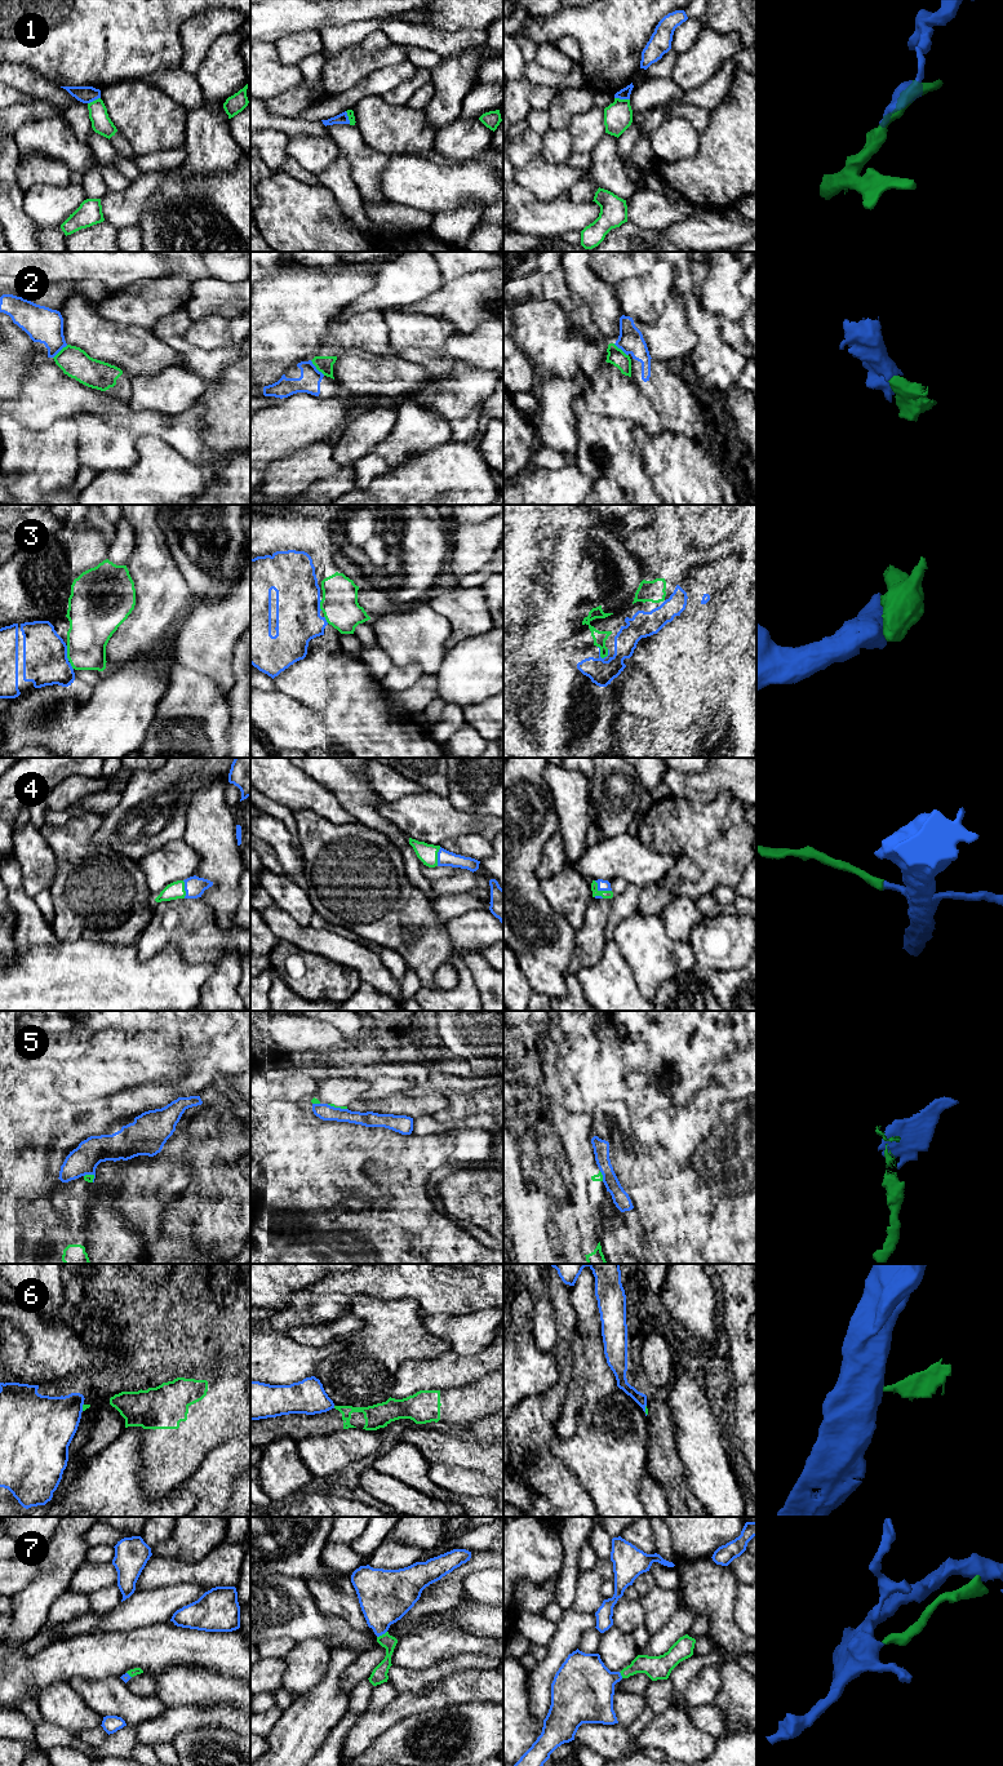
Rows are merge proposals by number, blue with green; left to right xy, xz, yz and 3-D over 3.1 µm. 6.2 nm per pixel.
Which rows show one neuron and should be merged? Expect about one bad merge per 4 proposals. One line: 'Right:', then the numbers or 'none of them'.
Right: 3, 4, 7

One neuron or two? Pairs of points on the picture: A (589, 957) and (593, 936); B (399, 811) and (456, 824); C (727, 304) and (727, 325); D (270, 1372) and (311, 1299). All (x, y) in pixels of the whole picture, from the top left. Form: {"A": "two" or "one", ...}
{"A": "one", "B": "one", "C": "two", "D": "two"}

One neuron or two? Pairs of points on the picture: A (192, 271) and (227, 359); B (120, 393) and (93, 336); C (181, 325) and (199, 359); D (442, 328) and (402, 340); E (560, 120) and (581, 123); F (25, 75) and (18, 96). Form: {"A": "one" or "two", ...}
{"A": "two", "B": "two", "C": "one", "D": "one", "E": "two", "F": "two"}

